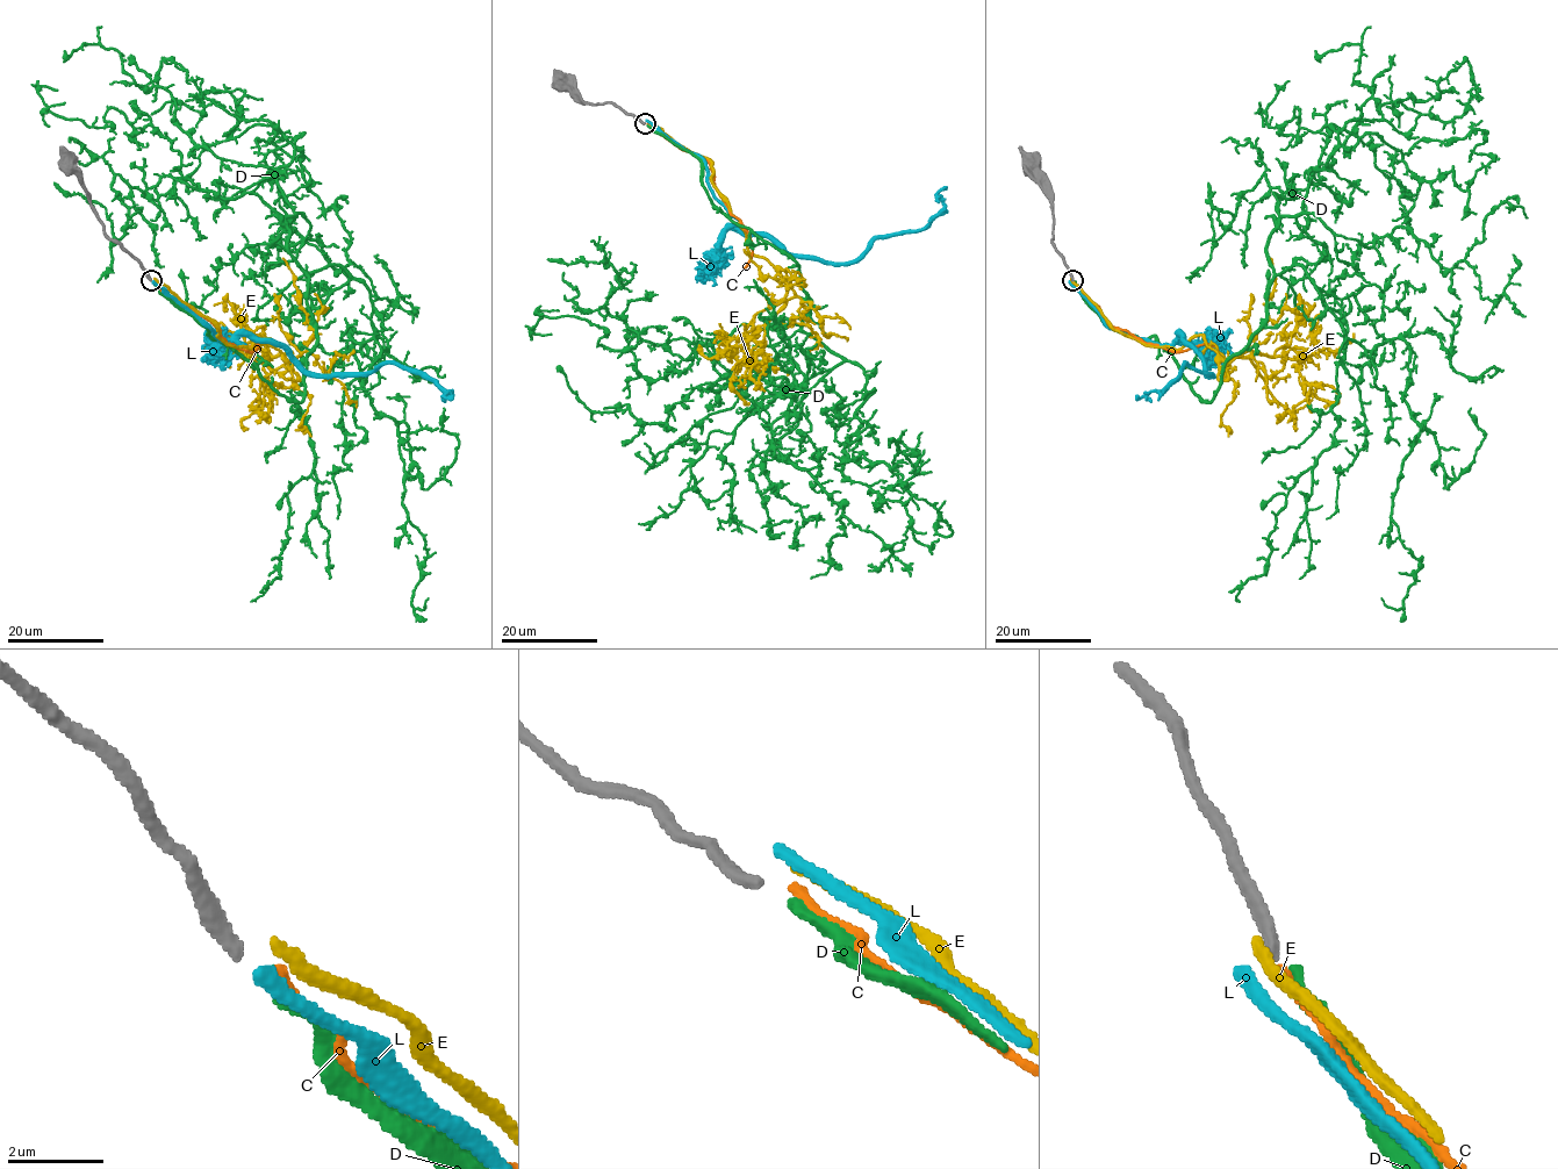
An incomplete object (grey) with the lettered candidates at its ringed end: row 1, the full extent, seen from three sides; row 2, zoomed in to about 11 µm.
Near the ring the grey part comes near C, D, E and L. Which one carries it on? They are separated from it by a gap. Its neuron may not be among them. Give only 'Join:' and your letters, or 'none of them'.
Join: none of them

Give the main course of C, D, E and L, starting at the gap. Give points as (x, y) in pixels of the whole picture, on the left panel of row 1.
C: (153, 281), (163, 292), (208, 318), (227, 343), (246, 351), (253, 351), (258, 345), (250, 346)
D: (153, 281), (300, 402), (308, 277), (361, 281), (374, 335), (353, 357), (397, 428), (428, 597)
E: (153, 280), (225, 344), (246, 349), (259, 337), (289, 360), (291, 352), (252, 360), (237, 352), (253, 334)
L: (152, 281), (217, 338), (271, 338), (316, 374), (397, 364), (453, 395)

